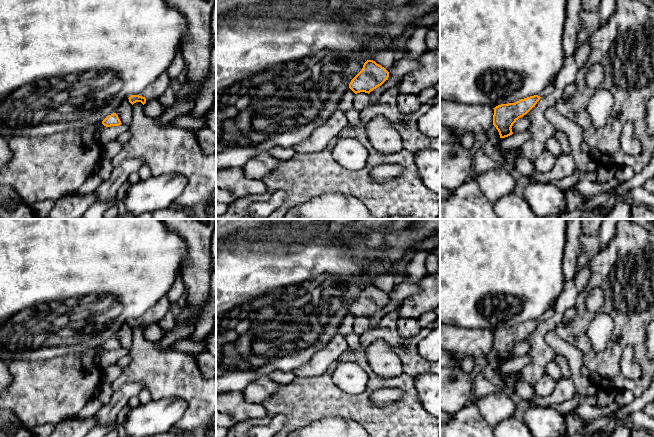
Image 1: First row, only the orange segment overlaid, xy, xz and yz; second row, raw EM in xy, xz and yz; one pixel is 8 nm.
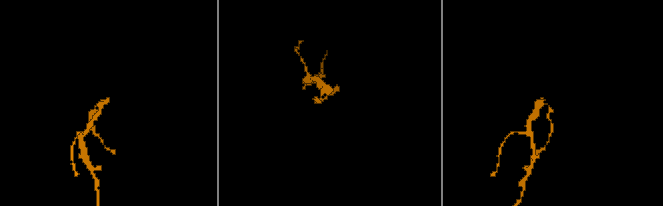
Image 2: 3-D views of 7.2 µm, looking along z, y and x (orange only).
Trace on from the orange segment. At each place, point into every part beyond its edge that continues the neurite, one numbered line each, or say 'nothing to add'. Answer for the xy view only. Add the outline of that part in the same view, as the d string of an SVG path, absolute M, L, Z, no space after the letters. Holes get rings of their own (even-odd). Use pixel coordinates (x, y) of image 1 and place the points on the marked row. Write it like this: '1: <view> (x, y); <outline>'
1: xy (155, 90); M167 71L163 72L153 83L148 85L139 96L145 97L146 102L156 99L158 100L171 85L171 78Z

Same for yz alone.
1: yz (549, 89); M555 79L555 80L556 80L556 79ZM554 80L552 83L550 83L542 92L540 92L540 93L538 94L538 96L544 97L544 96L552 93L553 90L554 90L555 80Z

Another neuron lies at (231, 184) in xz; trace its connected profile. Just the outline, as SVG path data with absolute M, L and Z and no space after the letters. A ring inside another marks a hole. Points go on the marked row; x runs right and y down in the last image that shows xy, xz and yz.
M242 168L216 172L216 203L230 204L238 198L264 194L267 187L262 180L248 178Z

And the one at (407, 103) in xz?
M399 94L397 96L397 106L401 114L410 114L420 107L421 103L416 94Z

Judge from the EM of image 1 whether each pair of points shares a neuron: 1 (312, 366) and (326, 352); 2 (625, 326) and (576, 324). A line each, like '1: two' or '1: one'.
1: one
2: one

